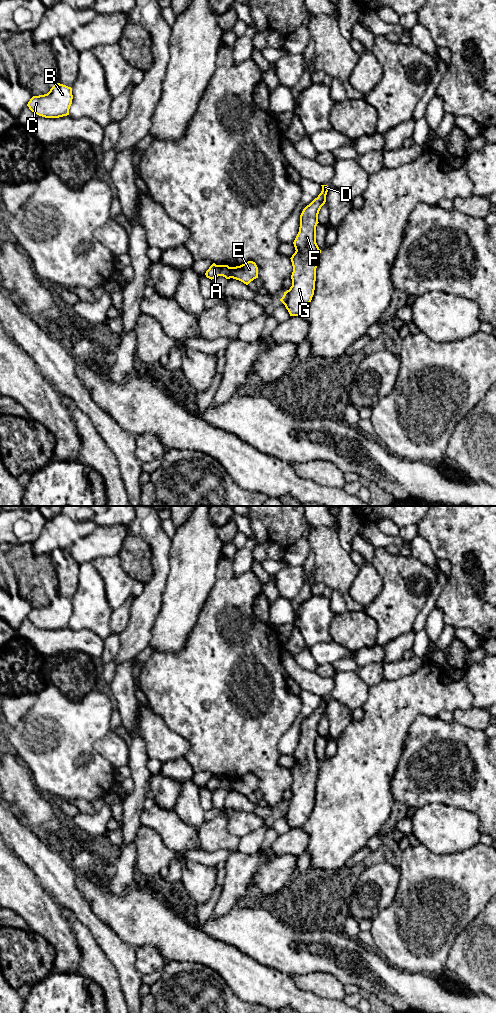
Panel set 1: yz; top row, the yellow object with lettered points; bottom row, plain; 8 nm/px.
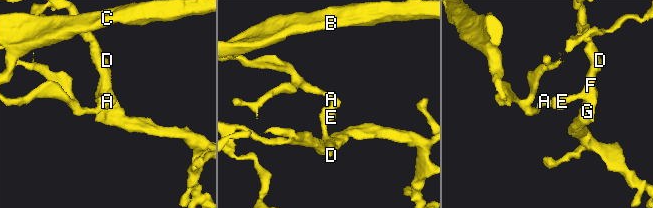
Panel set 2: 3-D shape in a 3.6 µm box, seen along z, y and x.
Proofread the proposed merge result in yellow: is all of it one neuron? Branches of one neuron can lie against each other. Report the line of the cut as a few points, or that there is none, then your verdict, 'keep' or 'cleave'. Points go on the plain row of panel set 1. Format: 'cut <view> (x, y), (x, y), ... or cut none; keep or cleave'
cut yz (229, 779), (231, 789); cleave

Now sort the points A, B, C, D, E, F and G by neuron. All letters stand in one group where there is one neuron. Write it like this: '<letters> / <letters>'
A B C / D E F G

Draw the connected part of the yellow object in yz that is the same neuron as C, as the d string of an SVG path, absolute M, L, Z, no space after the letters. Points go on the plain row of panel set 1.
M56 595L47 606L33 608L27 618L39 628L59 630L69 627L72 611L72 600Z

